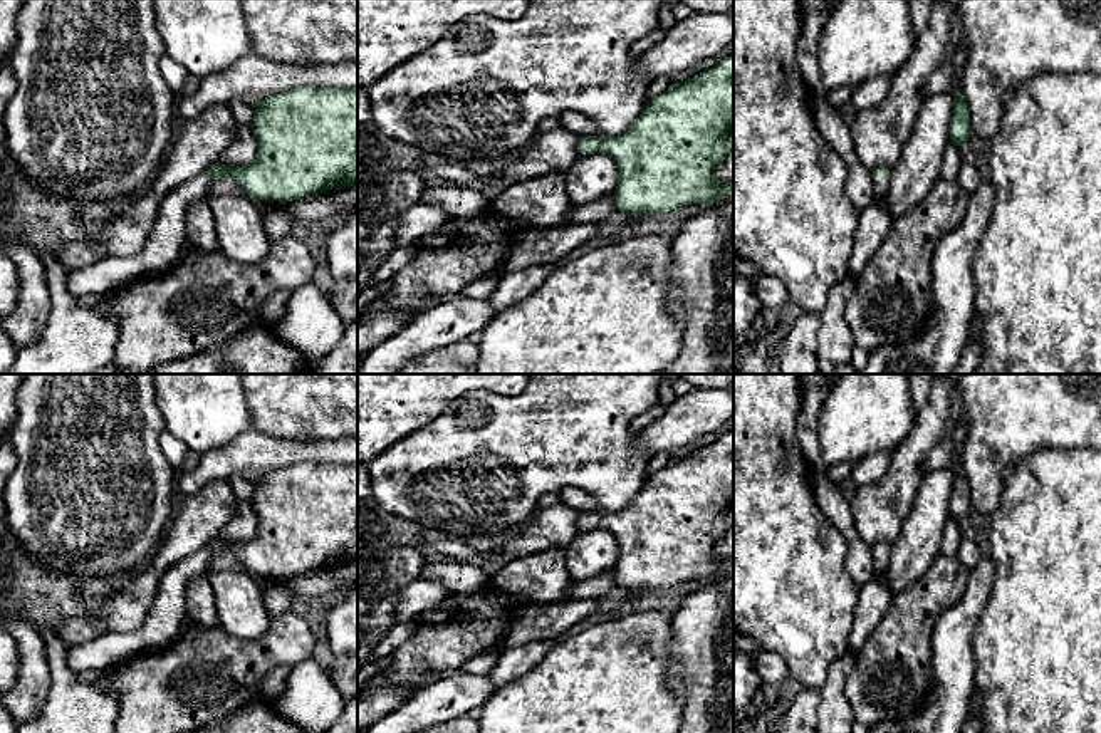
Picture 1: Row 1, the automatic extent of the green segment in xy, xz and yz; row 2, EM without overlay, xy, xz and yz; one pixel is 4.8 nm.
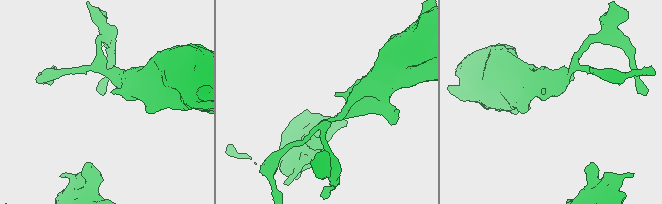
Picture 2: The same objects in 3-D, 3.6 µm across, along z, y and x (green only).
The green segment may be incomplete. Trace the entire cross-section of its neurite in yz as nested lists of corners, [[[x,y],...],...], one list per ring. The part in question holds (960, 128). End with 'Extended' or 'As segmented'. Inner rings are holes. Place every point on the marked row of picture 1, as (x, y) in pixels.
[[[960,92],[953,96],[953,112],[950,119],[950,144],[960,143],[972,133],[970,109]]]. As segmented

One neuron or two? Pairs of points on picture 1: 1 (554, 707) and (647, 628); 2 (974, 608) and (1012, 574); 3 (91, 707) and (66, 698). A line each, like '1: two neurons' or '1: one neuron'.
1: one neuron
2: two neurons
3: one neuron

